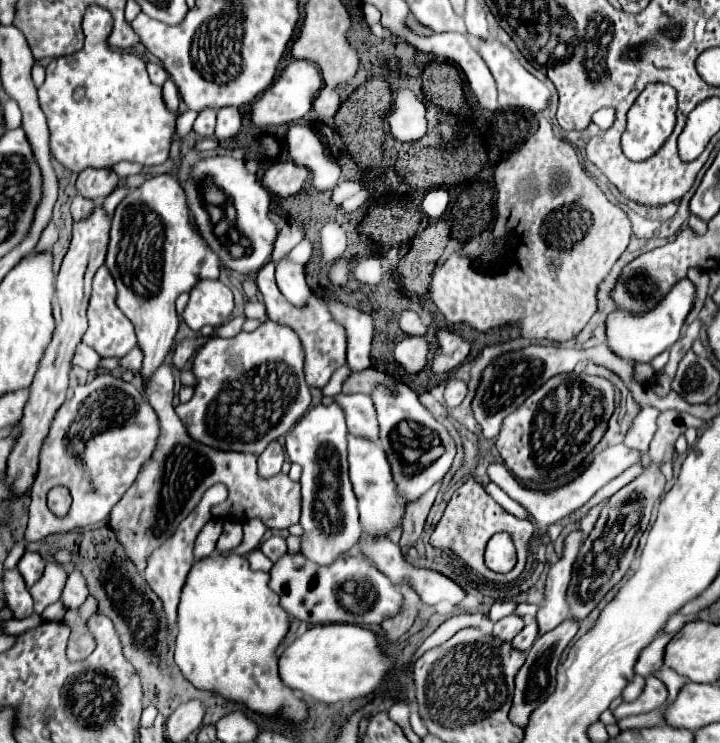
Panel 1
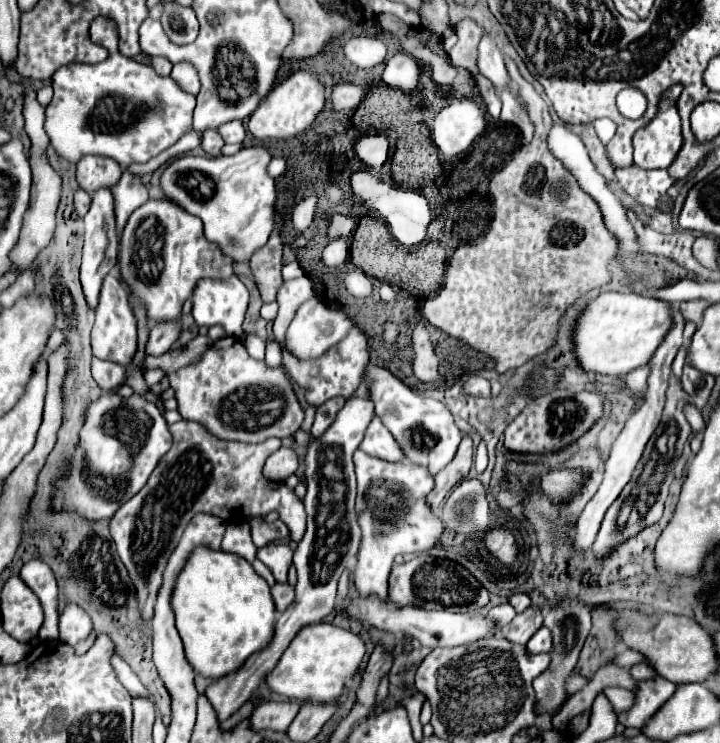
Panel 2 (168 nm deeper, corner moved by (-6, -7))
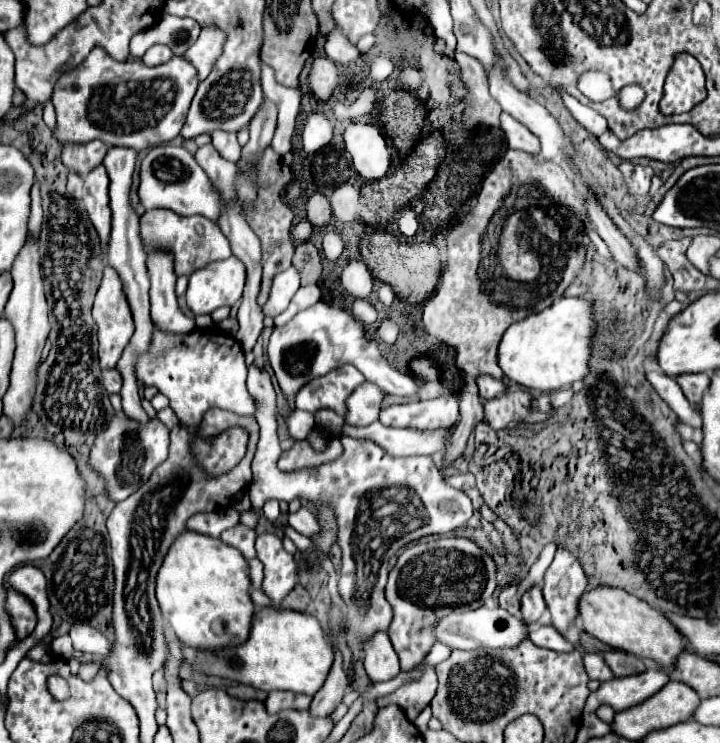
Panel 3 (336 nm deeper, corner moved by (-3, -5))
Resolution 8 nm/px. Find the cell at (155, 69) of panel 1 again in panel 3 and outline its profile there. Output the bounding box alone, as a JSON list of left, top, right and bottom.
[143,43,173,67]

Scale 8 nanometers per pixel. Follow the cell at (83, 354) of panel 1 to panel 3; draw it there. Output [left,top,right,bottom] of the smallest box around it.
[103,369,123,393]

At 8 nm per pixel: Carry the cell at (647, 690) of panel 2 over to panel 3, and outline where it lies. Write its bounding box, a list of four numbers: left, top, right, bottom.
[585,669,669,711]

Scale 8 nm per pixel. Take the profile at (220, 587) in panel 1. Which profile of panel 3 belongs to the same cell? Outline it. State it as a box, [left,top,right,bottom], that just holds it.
[155,529,255,649]

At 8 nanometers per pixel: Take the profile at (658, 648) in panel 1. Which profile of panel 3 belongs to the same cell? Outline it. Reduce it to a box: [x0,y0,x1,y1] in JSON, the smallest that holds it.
[601,651,645,677]

